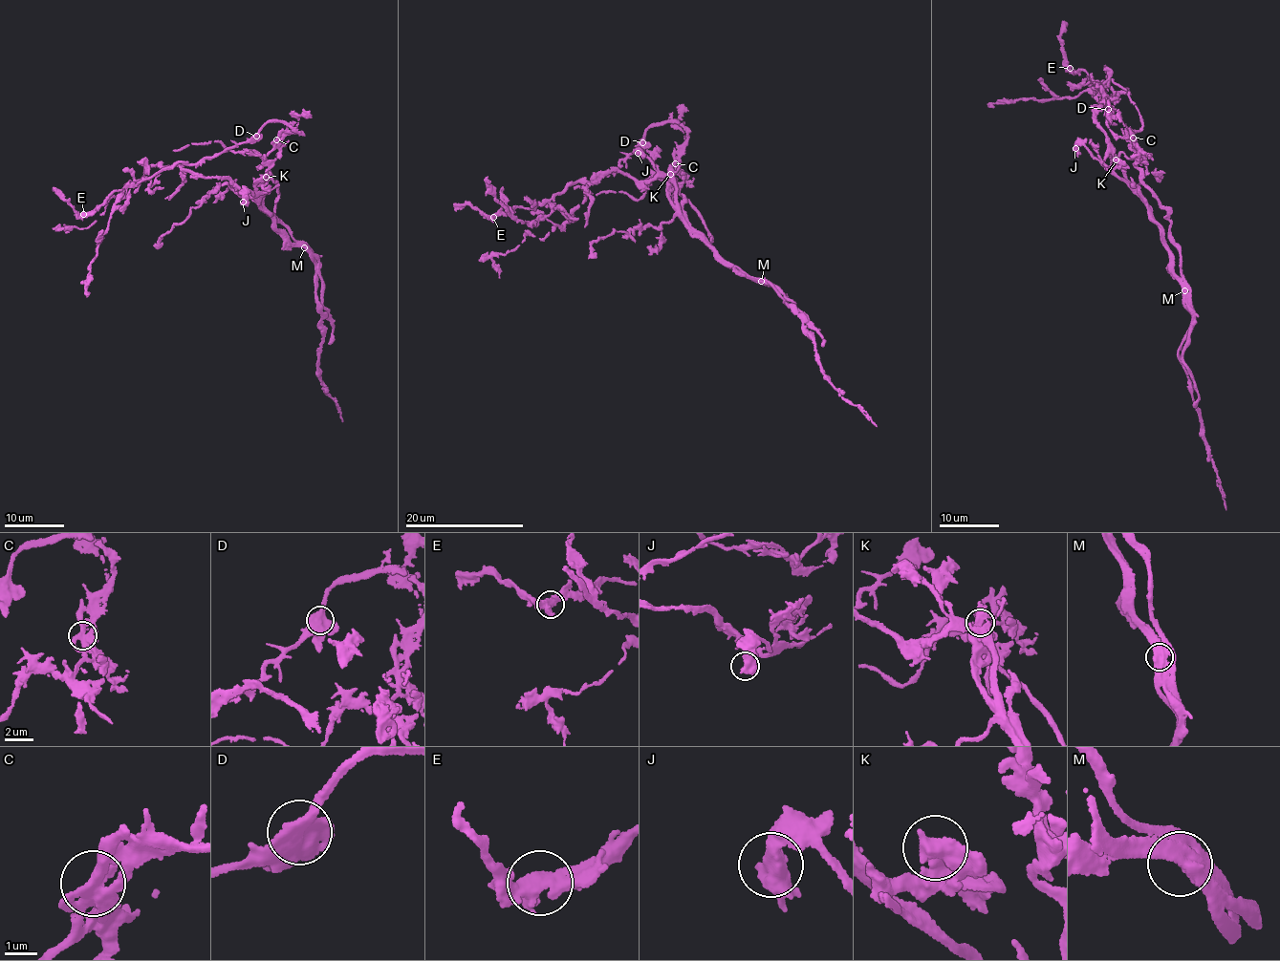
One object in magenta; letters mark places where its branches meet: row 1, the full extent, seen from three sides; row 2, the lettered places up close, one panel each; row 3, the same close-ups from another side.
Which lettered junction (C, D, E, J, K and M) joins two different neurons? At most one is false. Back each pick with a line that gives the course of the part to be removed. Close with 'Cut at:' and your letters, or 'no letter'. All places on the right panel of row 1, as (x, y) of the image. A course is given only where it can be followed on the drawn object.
M: foreign part runs (1184, 290), (1170, 267), (1169, 247), (1161, 226), (1153, 218), (1141, 193), (1121, 167), (1112, 168), (1105, 163)
Cut at: M

